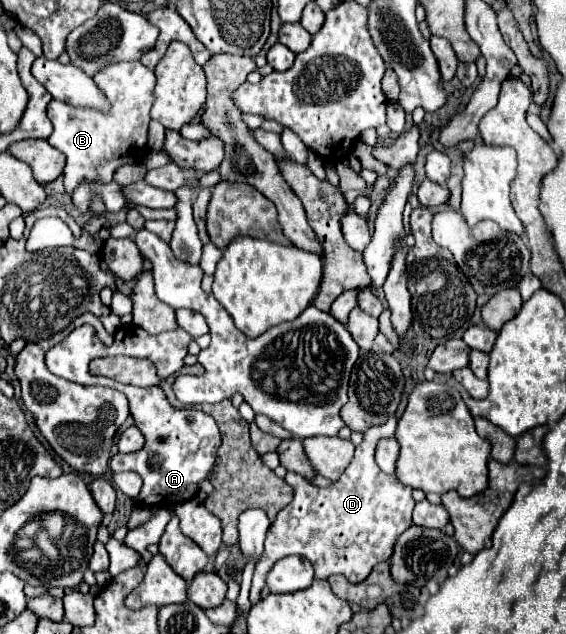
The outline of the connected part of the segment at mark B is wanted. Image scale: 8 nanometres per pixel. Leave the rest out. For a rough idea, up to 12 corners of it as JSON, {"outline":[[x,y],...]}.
{"outline":[[111,63],[93,81],[107,115],[51,101],[47,139],[65,189],[141,161],[155,75]]}

